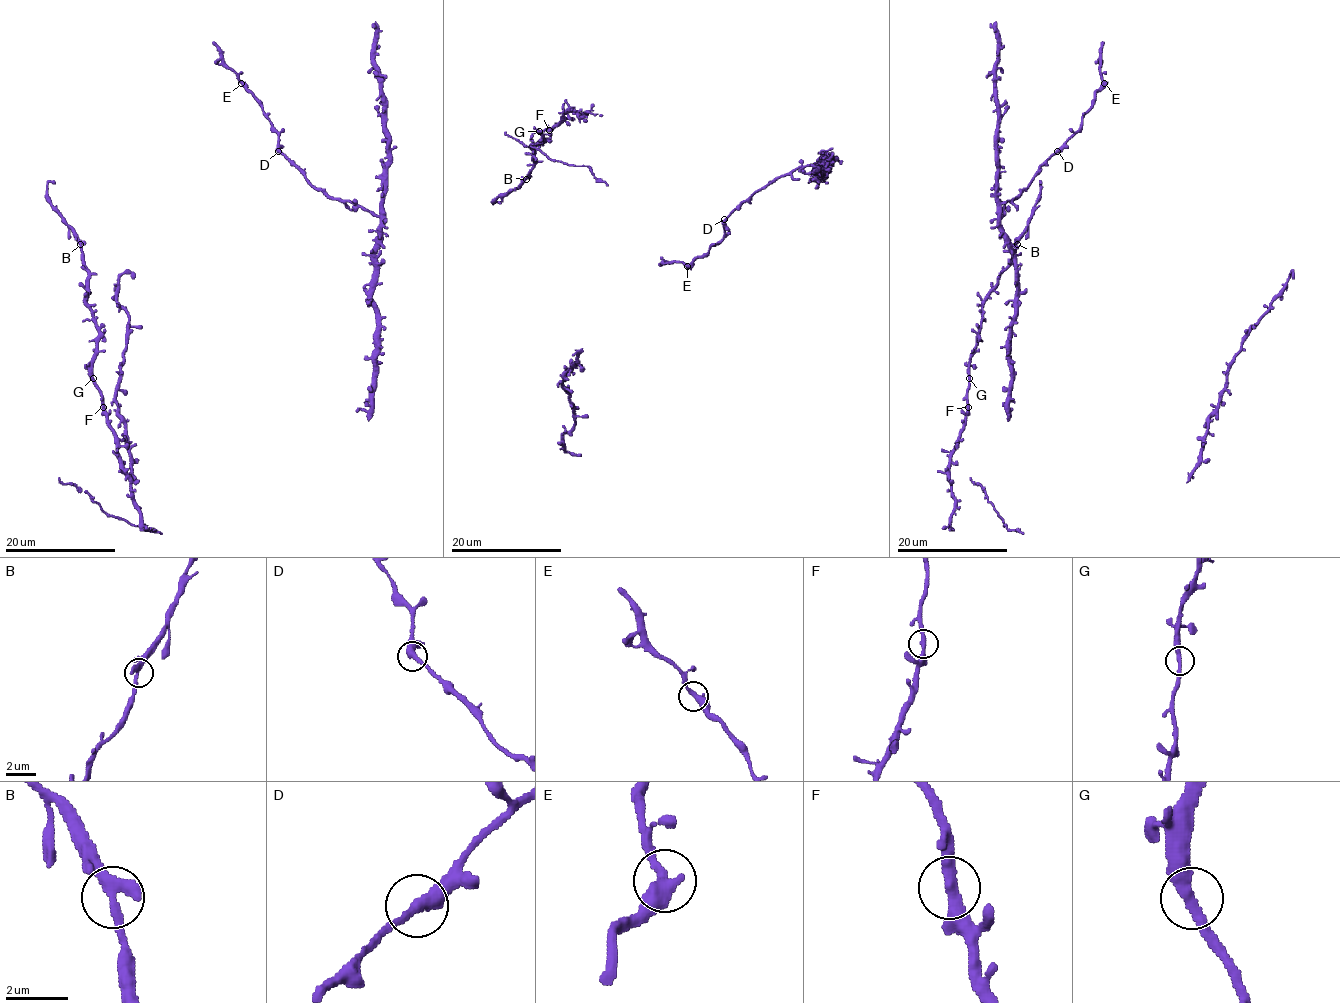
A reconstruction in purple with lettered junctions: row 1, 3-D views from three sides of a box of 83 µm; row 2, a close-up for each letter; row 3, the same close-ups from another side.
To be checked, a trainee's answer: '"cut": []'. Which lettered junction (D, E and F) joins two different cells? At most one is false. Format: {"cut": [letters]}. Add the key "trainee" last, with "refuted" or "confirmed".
{"cut": [], "trainee": "confirmed"}

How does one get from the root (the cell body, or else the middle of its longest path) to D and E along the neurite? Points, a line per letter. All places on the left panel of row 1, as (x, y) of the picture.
D: (278, 134), (278, 151)
E: (278, 134), (259, 101), (241, 83)

